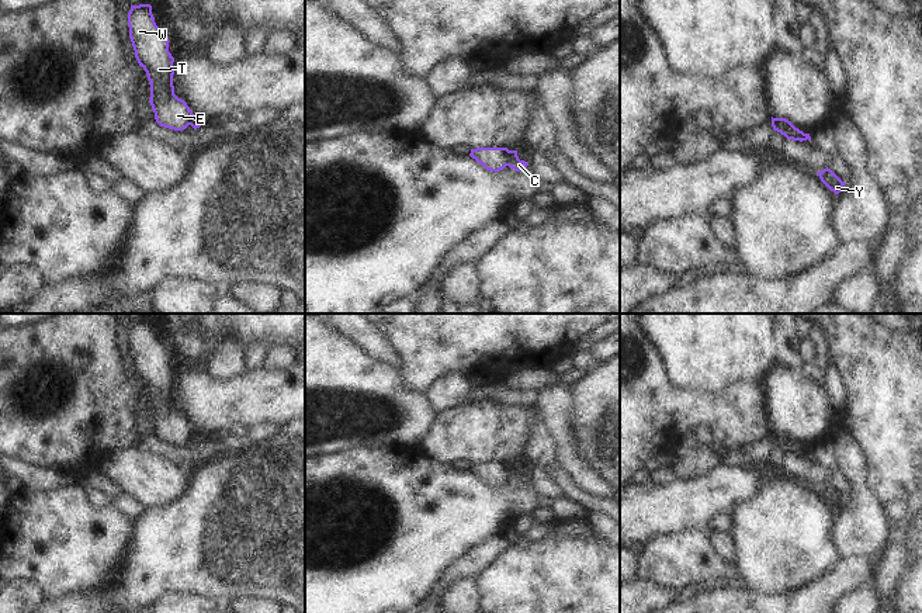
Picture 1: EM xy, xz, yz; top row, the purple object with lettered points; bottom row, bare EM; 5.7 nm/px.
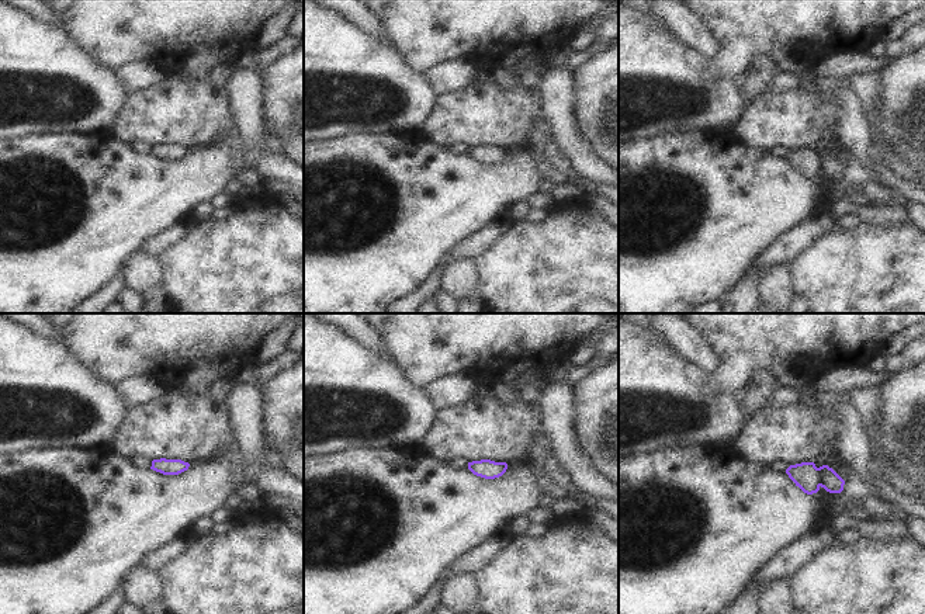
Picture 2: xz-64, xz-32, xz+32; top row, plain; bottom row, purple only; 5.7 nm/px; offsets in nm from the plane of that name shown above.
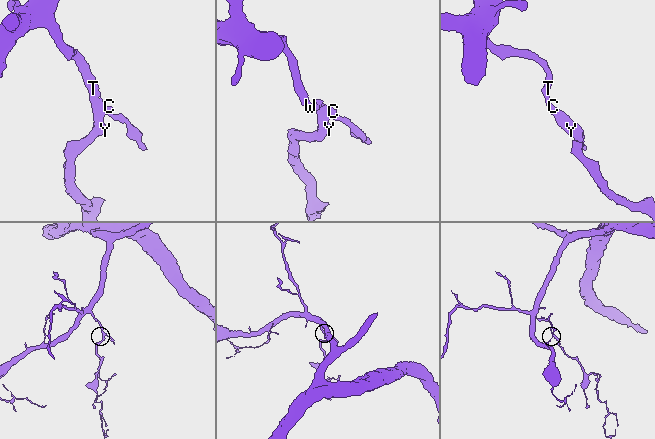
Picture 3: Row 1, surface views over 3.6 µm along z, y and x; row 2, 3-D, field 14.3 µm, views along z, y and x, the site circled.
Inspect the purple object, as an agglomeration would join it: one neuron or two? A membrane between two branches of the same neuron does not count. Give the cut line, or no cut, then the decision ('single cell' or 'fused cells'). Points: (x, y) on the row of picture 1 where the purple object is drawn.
xz (509, 151), (506, 165) | fused cells

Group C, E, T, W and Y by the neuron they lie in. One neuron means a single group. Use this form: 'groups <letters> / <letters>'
groups C / E T W Y

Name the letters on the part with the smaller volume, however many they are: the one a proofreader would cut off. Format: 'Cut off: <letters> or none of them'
Cut off: C

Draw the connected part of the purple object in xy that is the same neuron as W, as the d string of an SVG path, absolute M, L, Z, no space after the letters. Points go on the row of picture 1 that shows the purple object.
M131 6L128 27L135 58L150 83L149 103L156 122L174 131L186 129L194 121L194 114L187 103L174 94L170 41L156 25L152 6Z

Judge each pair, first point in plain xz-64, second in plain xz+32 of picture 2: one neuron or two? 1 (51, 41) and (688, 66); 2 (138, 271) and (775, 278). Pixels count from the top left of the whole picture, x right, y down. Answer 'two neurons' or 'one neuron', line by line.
1: one neuron
2: one neuron

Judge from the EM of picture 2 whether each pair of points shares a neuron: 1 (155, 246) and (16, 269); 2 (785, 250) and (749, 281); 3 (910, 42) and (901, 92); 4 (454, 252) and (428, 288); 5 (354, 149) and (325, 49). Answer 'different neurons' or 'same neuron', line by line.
1: different neurons
2: different neurons
3: different neurons
4: same neuron
5: different neurons

